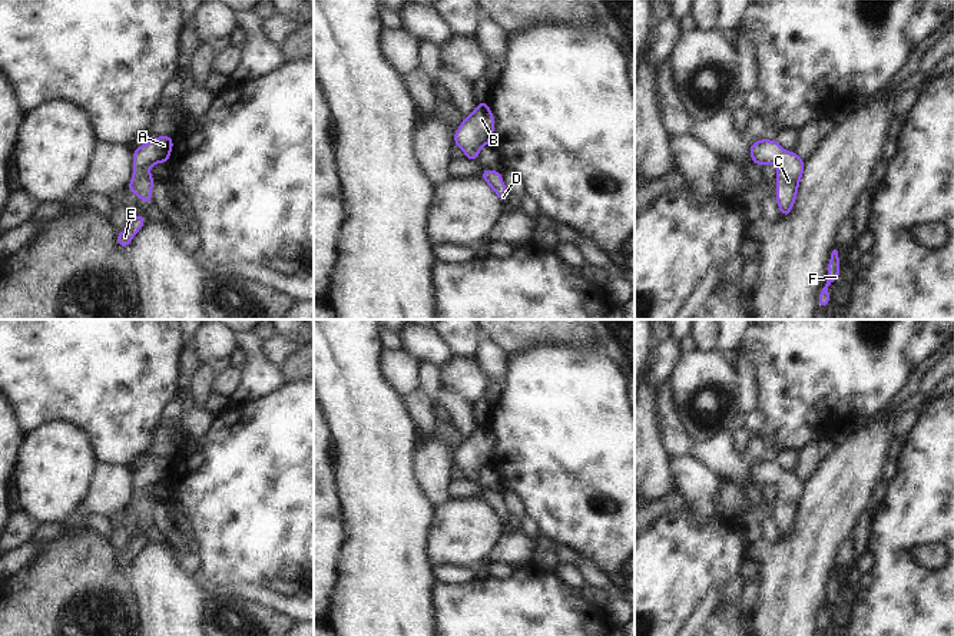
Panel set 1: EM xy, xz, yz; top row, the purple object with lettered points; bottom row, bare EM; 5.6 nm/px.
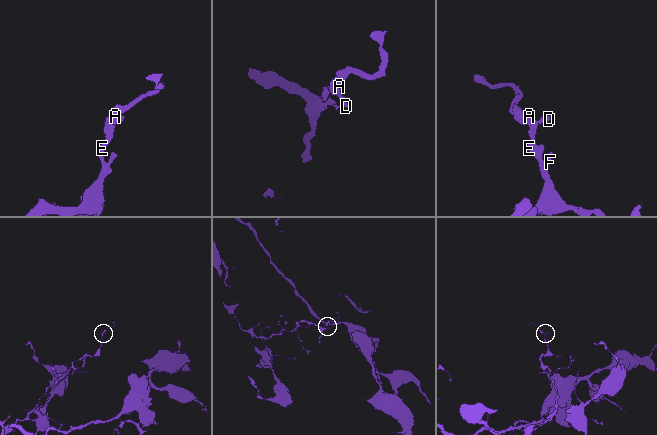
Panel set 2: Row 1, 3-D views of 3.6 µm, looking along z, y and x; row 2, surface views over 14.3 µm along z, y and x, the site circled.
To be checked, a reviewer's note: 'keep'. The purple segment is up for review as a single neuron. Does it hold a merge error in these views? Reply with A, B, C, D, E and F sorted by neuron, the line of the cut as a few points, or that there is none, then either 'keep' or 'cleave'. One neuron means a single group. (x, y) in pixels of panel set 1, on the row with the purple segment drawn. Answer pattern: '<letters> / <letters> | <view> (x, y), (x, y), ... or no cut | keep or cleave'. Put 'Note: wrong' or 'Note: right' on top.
Note: right
A B C D E F | no cut | keep

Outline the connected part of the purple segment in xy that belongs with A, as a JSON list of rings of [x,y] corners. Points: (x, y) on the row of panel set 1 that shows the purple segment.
[[[173,136],[152,138],[149,143],[133,149],[133,175],[127,191],[133,192],[146,205],[152,203],[152,185],[158,182],[150,176],[149,168],[168,163],[173,148]]]

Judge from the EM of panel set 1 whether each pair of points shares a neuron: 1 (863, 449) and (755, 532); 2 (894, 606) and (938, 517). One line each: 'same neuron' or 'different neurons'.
1: same neuron
2: same neuron

